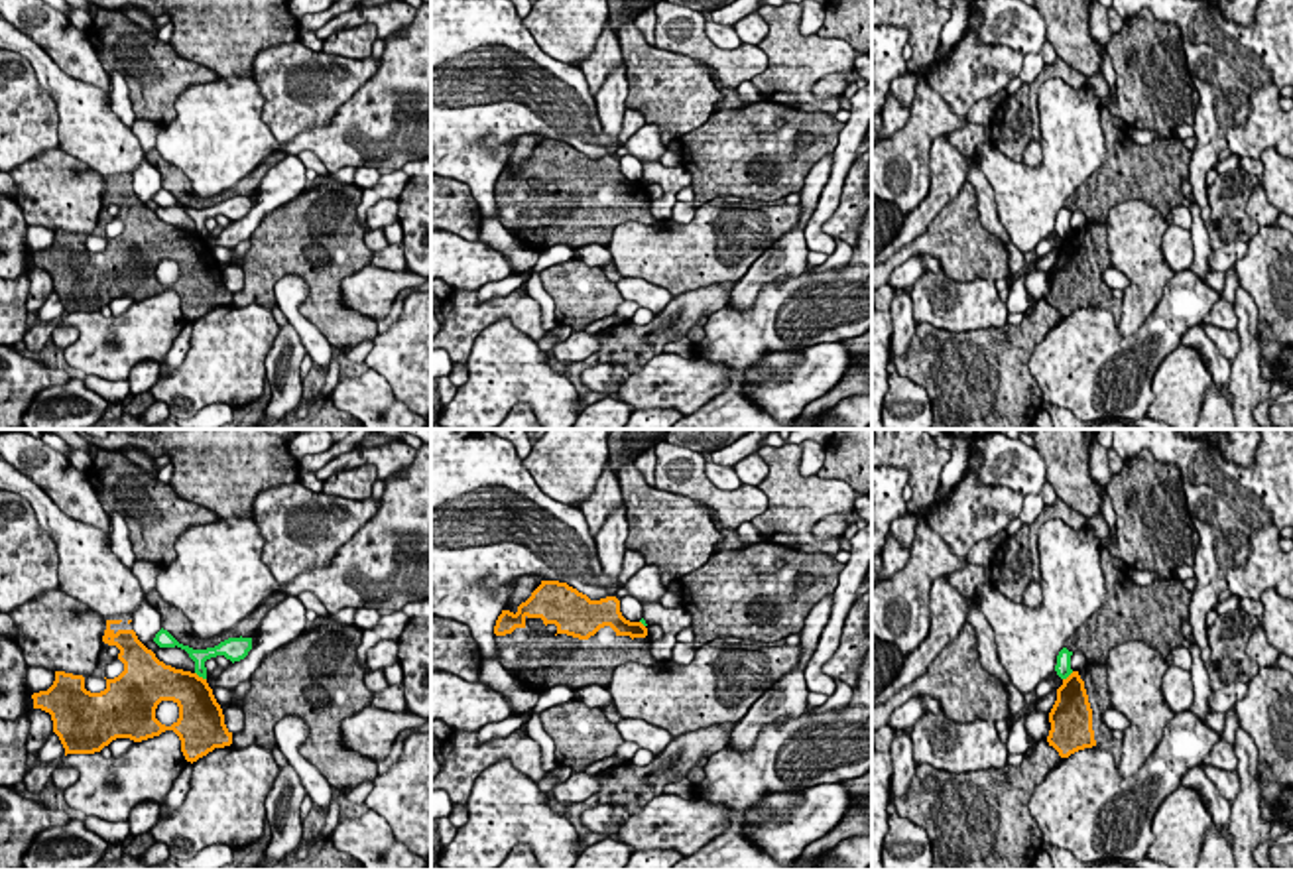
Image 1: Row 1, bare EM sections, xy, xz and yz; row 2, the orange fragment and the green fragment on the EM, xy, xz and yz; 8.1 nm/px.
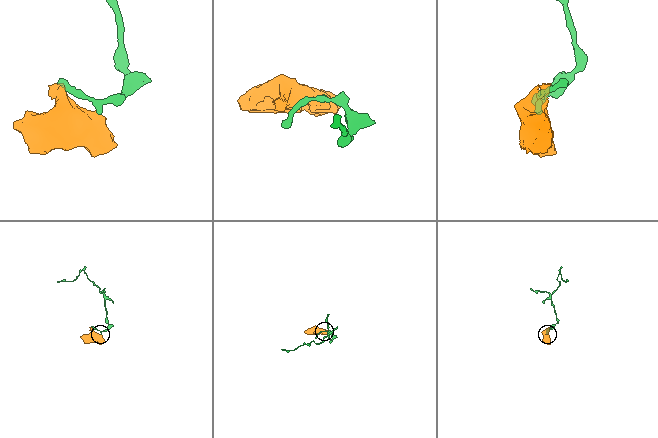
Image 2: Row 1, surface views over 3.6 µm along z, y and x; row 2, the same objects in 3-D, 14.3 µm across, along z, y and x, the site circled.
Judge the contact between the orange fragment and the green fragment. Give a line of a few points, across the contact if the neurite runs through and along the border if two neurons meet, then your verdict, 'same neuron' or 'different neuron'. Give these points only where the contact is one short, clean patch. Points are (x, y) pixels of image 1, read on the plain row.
xy (195, 231), (205, 239) | different neuron

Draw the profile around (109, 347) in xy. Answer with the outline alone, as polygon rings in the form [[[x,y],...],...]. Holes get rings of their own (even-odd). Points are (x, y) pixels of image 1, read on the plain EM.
[[[173,289],[134,301],[122,315],[67,313],[59,327],[73,327],[79,339],[67,346],[65,362],[104,380],[128,380],[138,362],[161,364],[187,319]]]

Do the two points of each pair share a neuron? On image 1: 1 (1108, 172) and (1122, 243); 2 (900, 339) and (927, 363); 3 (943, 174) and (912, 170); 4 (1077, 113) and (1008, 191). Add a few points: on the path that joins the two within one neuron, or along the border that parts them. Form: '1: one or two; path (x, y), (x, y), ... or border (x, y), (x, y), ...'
1: two; border (1160, 213), (1144, 201), (1126, 199), (1105, 223)
2: two; border (918, 323), (910, 347), (896, 357)
3: two; border (945, 132), (931, 146), (929, 191), (910, 215)
4: one; path (1071, 136), (1071, 148), (1032, 187)

